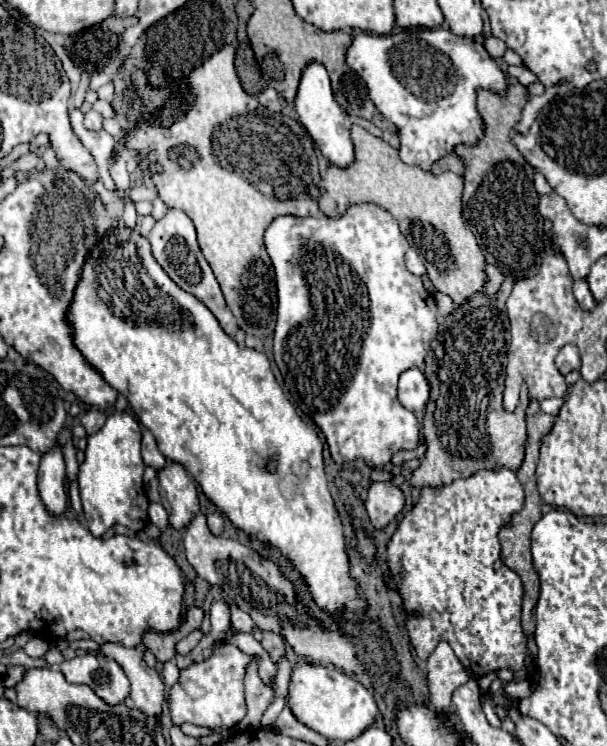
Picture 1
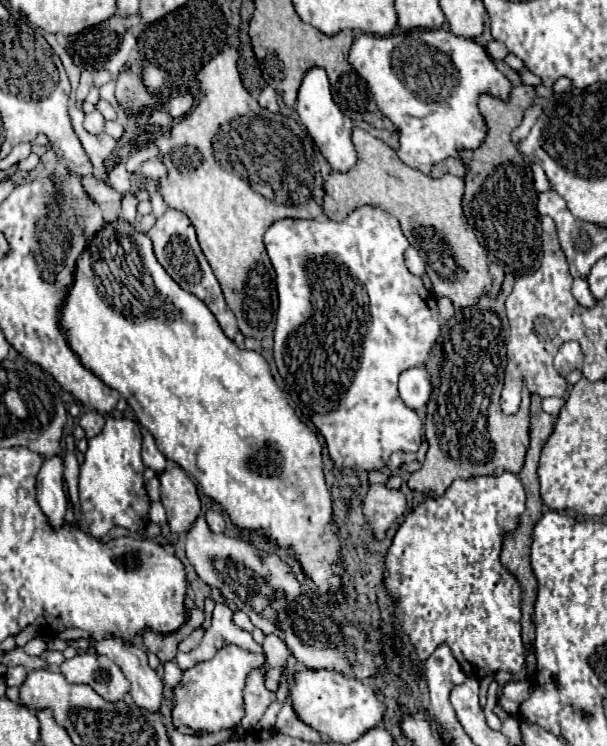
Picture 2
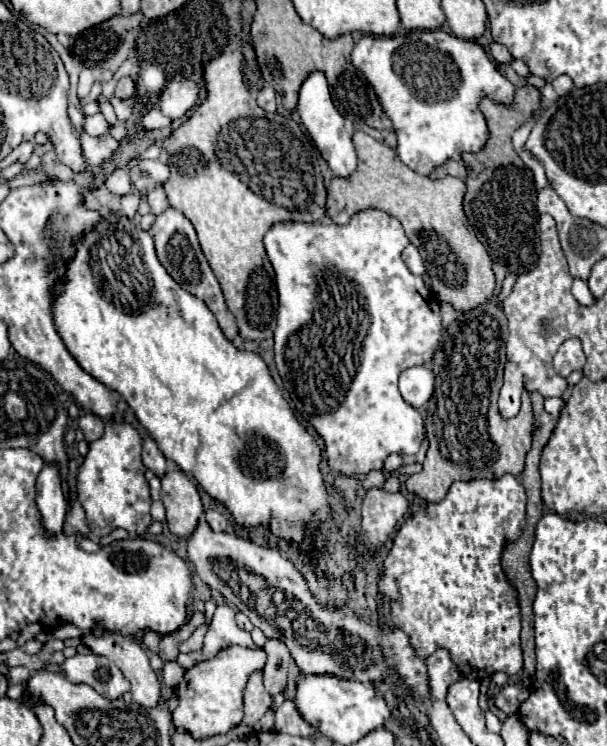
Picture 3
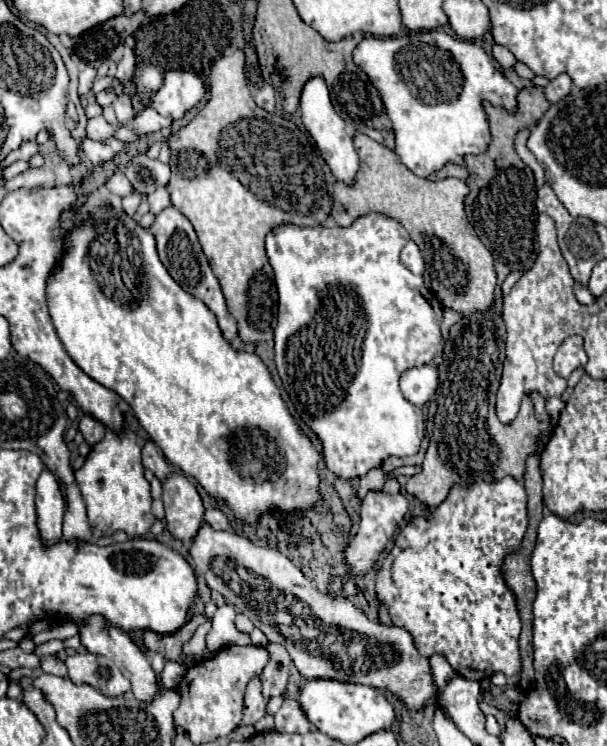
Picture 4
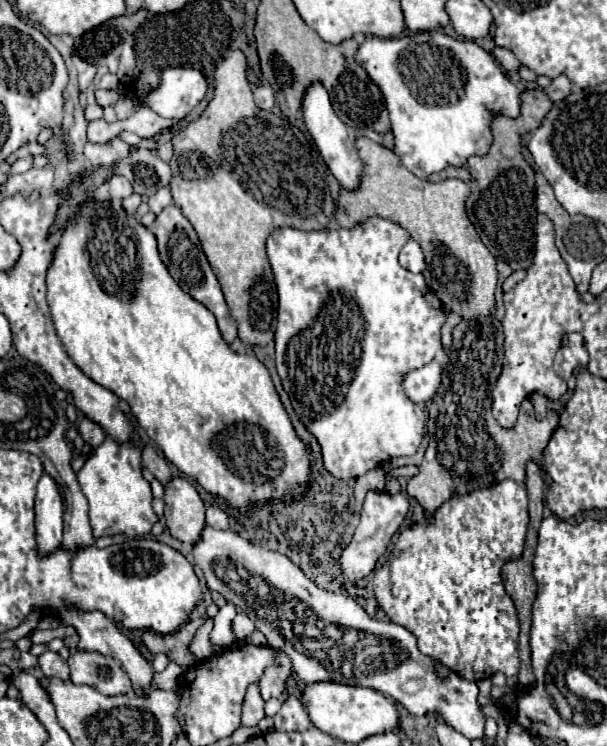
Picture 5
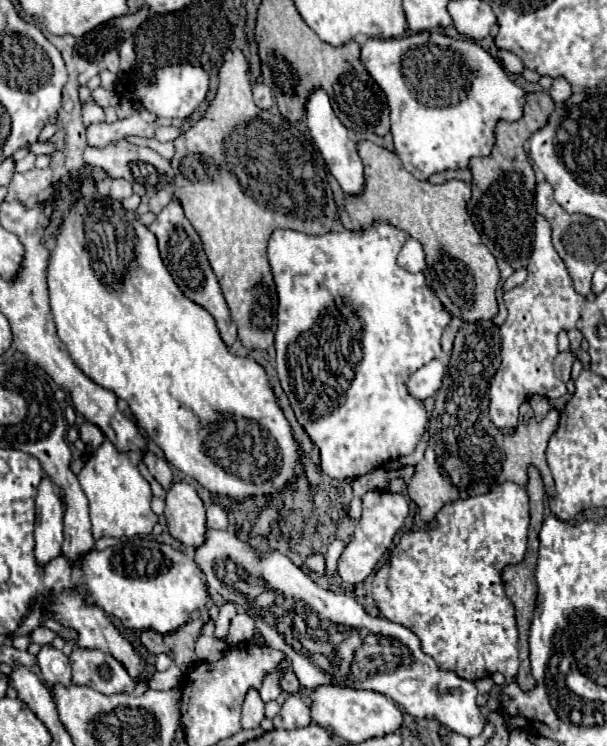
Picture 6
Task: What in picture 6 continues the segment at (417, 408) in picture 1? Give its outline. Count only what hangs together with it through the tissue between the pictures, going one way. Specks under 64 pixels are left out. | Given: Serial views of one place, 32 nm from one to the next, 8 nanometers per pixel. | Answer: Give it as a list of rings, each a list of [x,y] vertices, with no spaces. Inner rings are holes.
[[[432,360],[426,366],[422,366],[420,370],[416,370],[410,378],[408,378],[408,392],[416,398],[416,400],[426,400],[430,396],[434,396],[434,392],[440,388],[442,378],[446,374],[446,368],[442,362]]]

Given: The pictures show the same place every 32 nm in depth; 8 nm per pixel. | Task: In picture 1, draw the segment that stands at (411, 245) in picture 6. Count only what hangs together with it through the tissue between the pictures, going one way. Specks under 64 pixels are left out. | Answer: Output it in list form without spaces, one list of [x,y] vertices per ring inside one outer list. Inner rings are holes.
[[[408,250],[406,252],[406,268],[412,272],[412,274],[416,274],[416,276],[424,276],[426,274],[426,266],[424,266],[424,262],[422,262],[422,258],[416,254],[416,250]]]

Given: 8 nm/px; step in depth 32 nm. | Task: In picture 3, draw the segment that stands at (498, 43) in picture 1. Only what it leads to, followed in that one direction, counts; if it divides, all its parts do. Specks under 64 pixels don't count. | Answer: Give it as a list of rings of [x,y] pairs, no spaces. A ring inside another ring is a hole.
[[[496,42],[490,44],[490,54],[496,62],[502,62],[502,64],[508,64],[512,60],[512,54],[508,52],[508,48],[504,48],[502,44],[496,44]]]

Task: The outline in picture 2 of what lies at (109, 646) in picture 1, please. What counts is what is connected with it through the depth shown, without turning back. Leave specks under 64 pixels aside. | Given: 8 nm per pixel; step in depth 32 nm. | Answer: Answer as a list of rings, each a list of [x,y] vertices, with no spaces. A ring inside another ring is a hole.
[[[108,638],[102,642],[94,642],[94,648],[98,654],[104,654],[114,660],[126,674],[132,684],[130,696],[138,708],[144,708],[148,712],[160,710],[160,702],[164,698],[164,682],[160,680],[158,672],[148,666],[146,652],[142,646],[126,644],[118,638]]]

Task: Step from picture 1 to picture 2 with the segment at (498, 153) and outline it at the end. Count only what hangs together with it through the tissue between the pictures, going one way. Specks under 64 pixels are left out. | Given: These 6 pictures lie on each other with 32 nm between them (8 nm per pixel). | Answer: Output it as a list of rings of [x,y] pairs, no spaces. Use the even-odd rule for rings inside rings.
[[[514,86],[510,92],[508,100],[500,100],[496,96],[490,94],[480,94],[478,100],[478,108],[480,114],[486,120],[488,126],[488,134],[482,140],[480,148],[476,150],[460,150],[460,158],[466,164],[466,192],[464,192],[464,216],[468,220],[468,224],[474,228],[474,234],[478,238],[478,242],[486,248],[488,260],[494,264],[502,264],[504,274],[512,274],[514,278],[520,276],[528,276],[532,272],[536,272],[536,268],[540,266],[540,256],[542,256],[542,240],[540,240],[540,216],[536,210],[536,200],[538,200],[538,192],[534,190],[534,180],[532,180],[532,168],[530,164],[524,162],[524,158],[520,156],[520,152],[516,152],[516,146],[510,140],[510,132],[522,122],[524,110],[532,104],[534,100],[534,88],[532,86]]]

